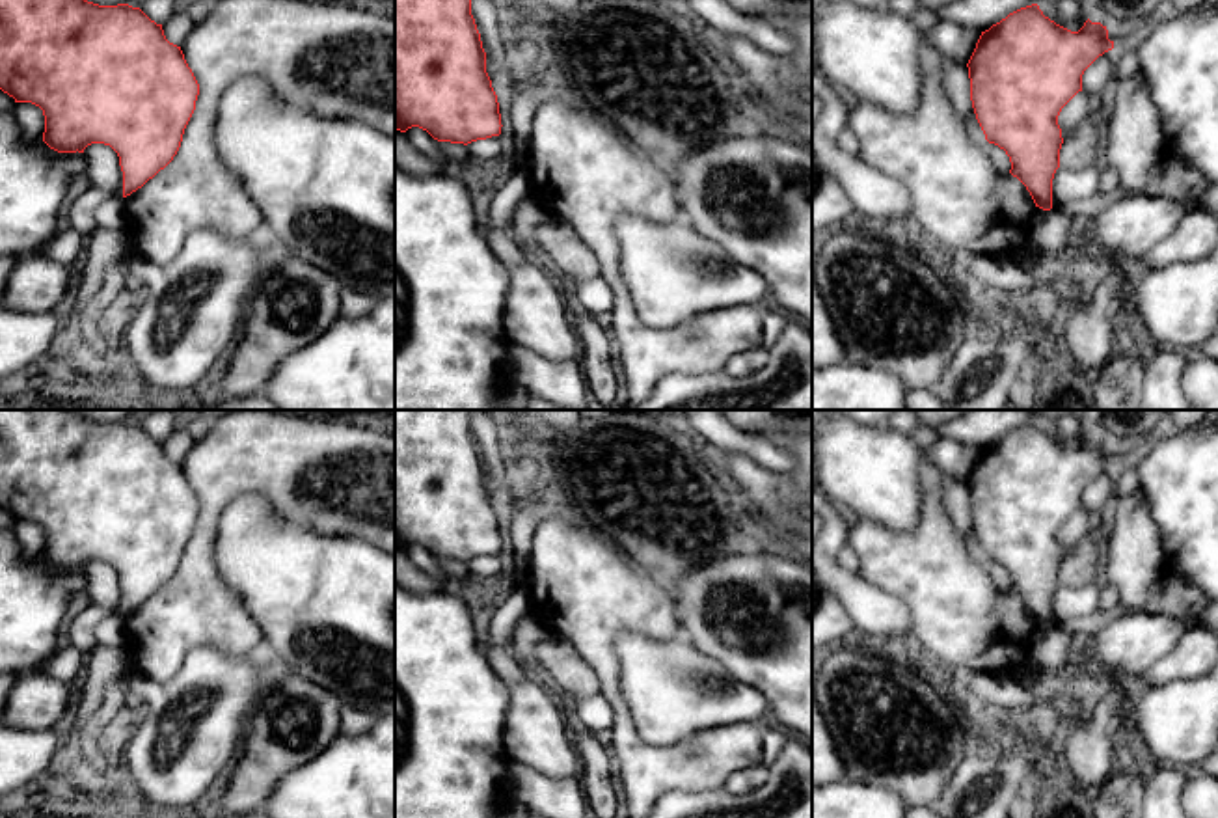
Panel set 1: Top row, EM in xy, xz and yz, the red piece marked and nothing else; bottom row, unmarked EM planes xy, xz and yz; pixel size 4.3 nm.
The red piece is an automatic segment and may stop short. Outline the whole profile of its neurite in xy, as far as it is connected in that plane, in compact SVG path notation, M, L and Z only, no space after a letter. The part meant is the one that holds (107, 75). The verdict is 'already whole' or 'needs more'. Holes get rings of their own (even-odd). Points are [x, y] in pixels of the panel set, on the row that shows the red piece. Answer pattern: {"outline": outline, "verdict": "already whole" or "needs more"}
{"outline": "M0 0L0 89L15 102L43 110L43 142L50 149L84 153L91 143L110 145L119 157L123 198L173 160L199 95L181 47L166 39L162 24L129 4L99 6L88 0Z", "verdict": "already whole"}

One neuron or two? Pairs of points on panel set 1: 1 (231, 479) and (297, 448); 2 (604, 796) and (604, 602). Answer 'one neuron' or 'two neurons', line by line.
1: one neuron
2: two neurons

